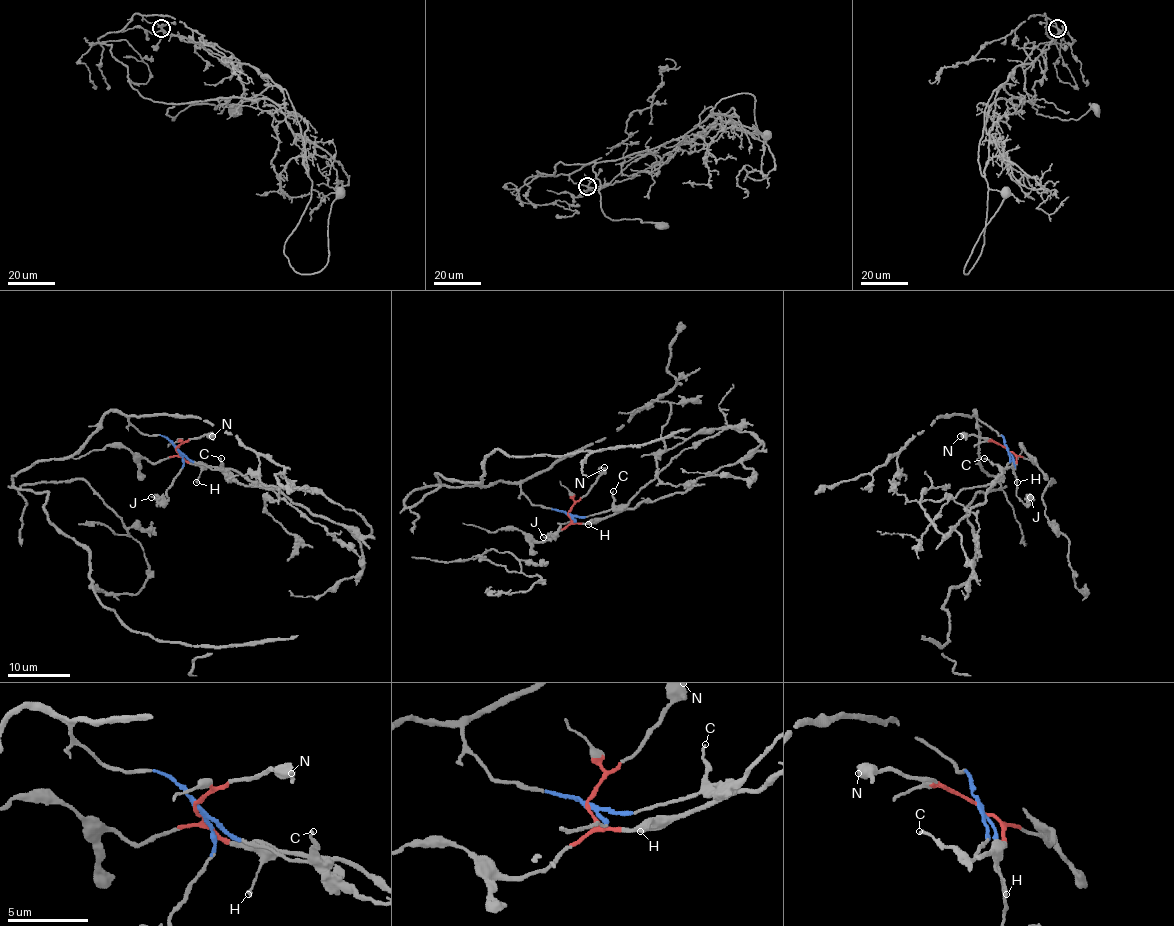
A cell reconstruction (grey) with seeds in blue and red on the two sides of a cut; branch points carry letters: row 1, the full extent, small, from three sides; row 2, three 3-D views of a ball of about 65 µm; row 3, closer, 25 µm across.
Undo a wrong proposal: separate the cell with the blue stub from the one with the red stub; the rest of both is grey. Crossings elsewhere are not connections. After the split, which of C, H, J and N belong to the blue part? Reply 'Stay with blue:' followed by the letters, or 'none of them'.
Stay with blue: C, J

